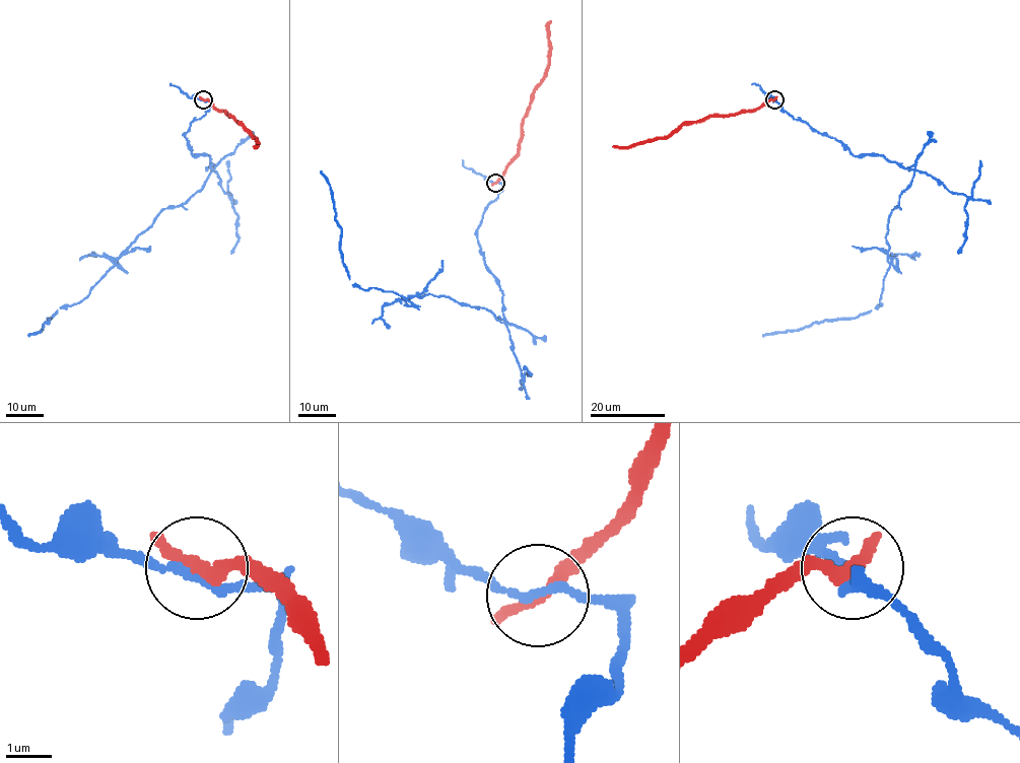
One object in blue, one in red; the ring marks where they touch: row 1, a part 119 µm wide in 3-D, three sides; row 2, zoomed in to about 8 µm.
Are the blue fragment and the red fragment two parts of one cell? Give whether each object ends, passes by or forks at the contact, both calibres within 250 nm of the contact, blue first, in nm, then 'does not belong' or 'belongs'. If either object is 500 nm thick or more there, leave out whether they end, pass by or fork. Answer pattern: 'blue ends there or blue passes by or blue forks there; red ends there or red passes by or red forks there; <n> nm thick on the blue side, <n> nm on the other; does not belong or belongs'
blue passes by; red passes by; 170 nm thick on the blue side, 280 nm on the other; does not belong

